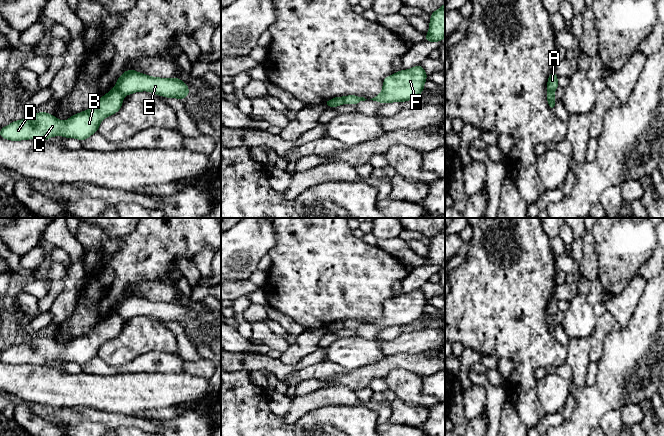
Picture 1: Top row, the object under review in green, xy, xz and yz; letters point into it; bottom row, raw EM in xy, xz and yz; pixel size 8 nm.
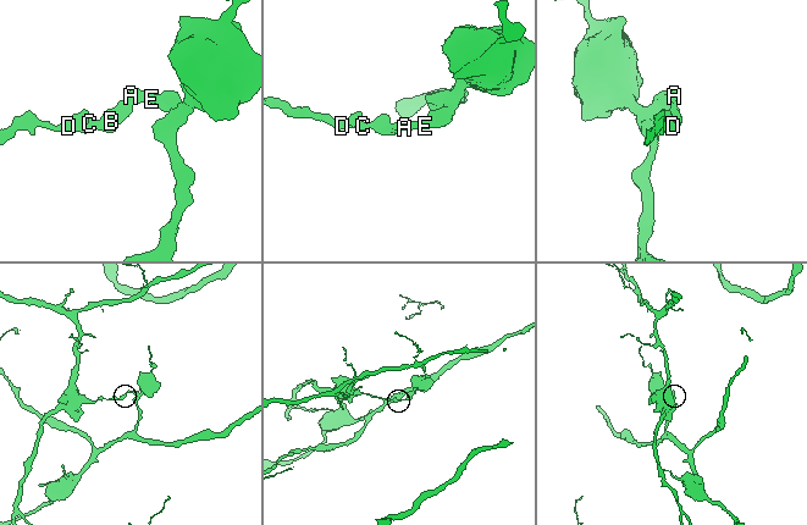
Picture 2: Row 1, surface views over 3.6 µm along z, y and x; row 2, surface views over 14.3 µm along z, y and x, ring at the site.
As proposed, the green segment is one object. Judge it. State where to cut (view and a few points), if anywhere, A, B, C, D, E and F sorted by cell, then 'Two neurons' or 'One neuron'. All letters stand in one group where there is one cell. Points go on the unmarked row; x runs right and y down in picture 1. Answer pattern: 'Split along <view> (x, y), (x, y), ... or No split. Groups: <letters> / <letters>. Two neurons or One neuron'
Split along xy (115, 310), (123, 319). Groups: A E F / B C D. Two neurons

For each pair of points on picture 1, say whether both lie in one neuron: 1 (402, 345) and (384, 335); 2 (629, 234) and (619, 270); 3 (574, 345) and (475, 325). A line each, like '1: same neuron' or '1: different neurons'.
1: different neurons
2: same neuron
3: different neurons

